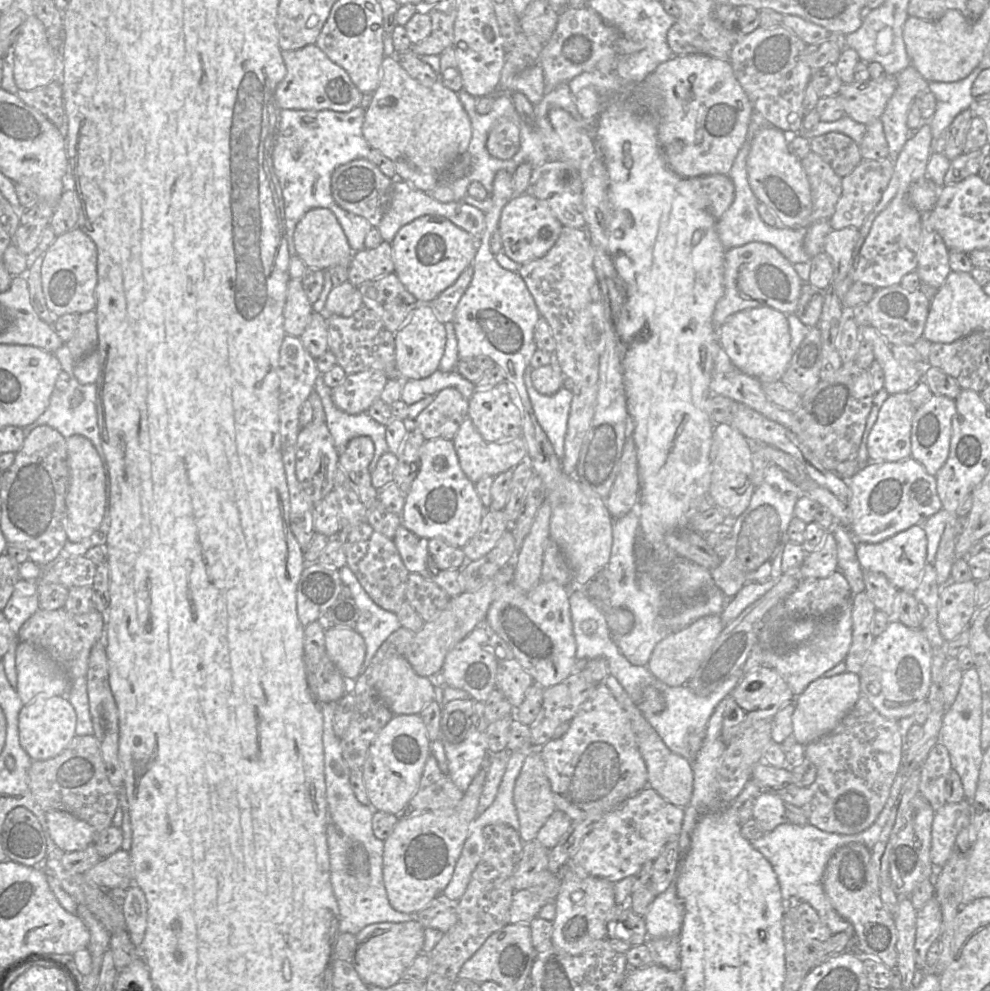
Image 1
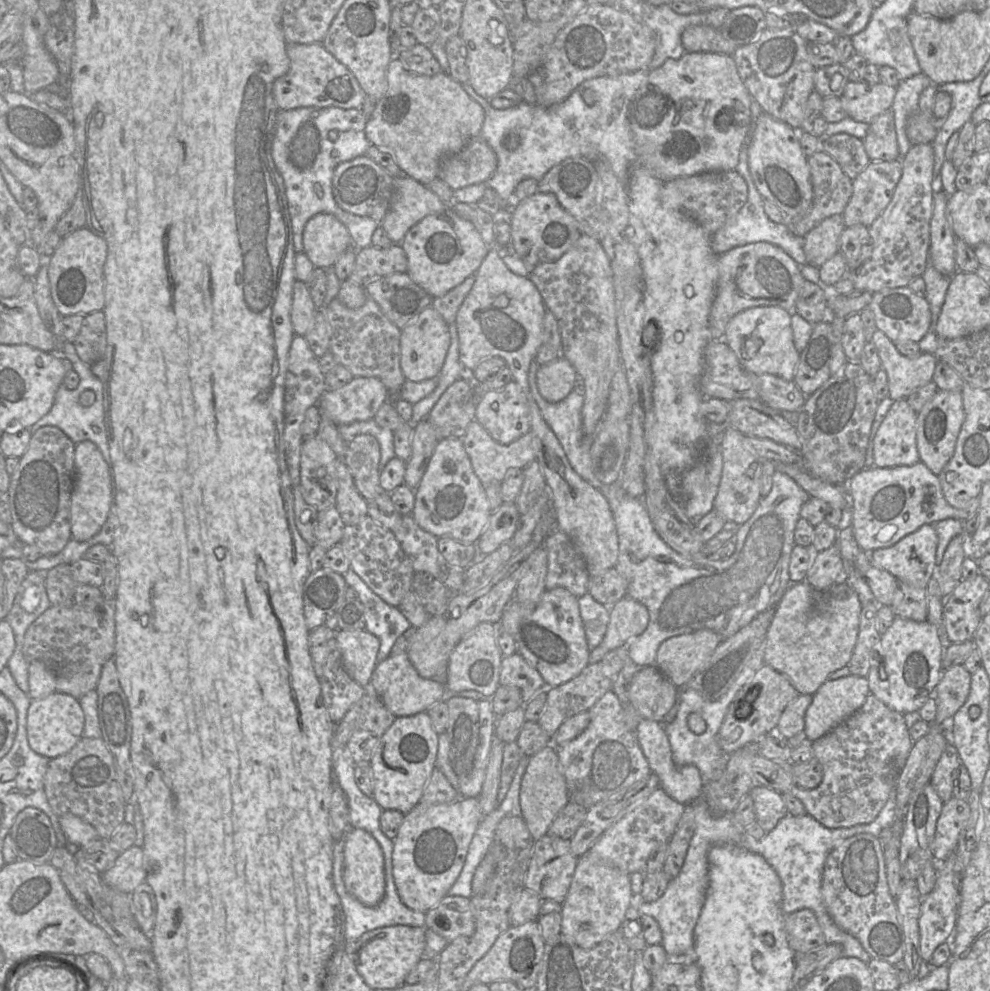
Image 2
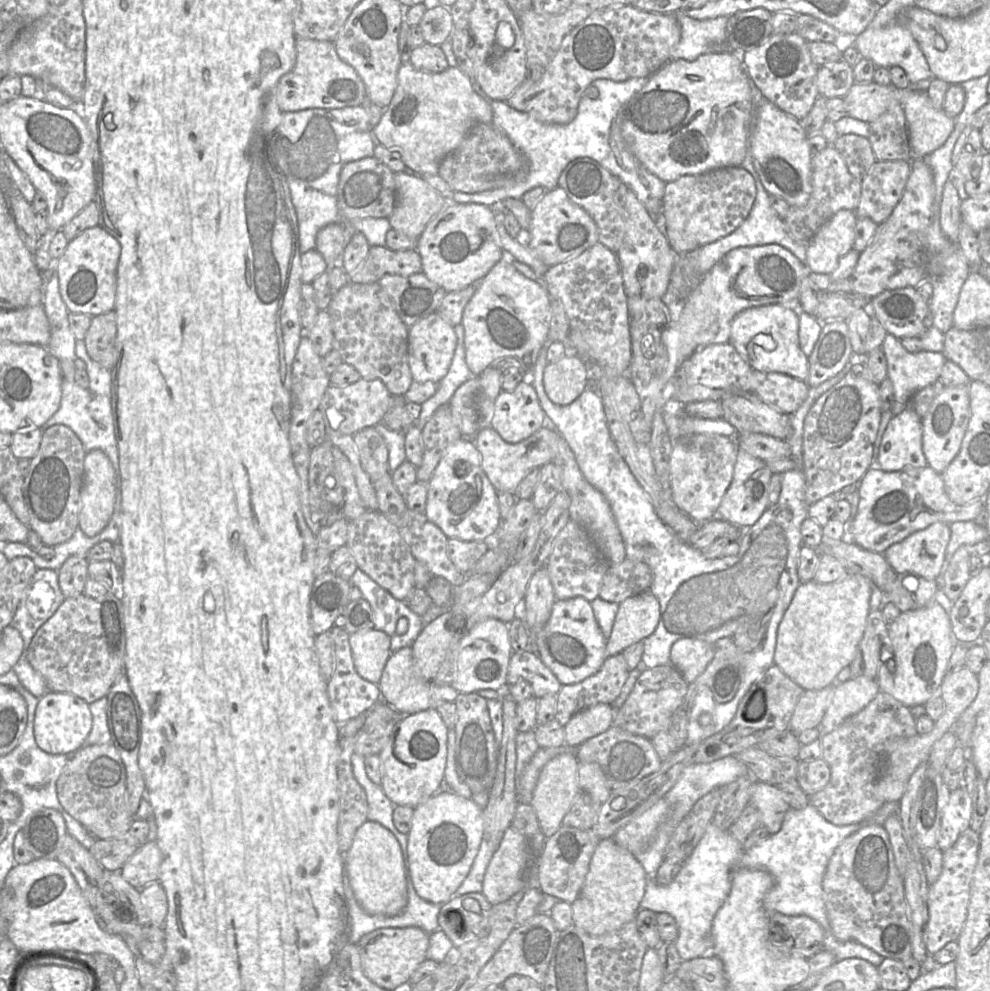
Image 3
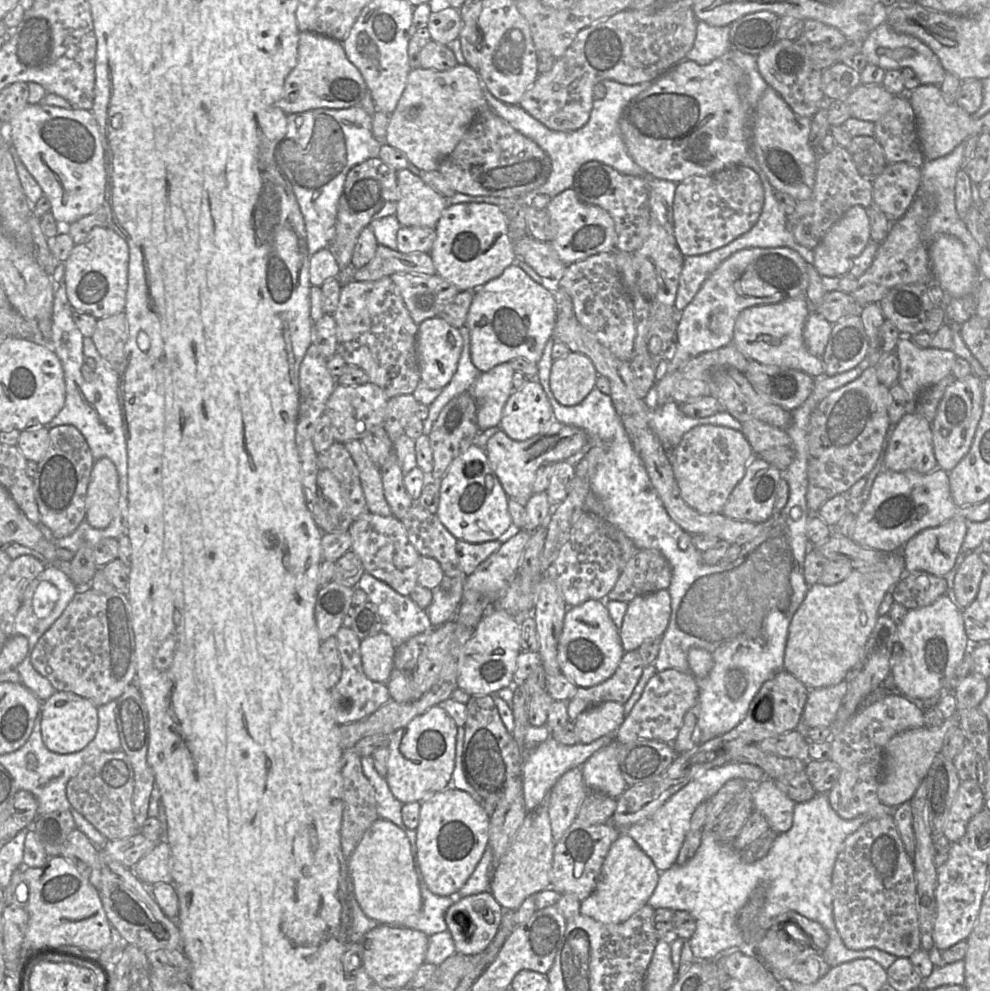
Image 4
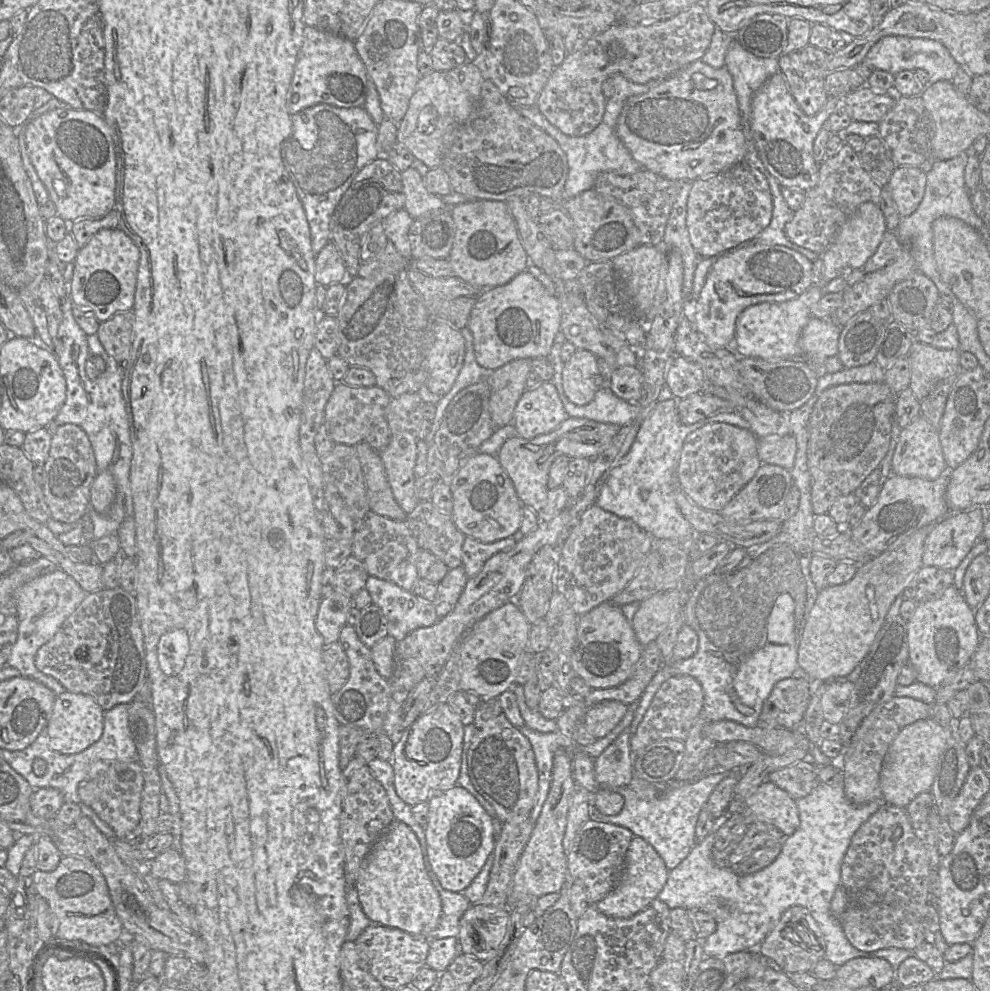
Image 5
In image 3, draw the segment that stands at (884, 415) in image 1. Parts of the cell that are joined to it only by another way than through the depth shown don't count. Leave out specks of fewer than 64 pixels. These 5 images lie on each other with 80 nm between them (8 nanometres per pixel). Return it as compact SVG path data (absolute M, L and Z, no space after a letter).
M911 407L889 421L880 445L877 465L883 471L900 471L928 466L922 447L923 425Z

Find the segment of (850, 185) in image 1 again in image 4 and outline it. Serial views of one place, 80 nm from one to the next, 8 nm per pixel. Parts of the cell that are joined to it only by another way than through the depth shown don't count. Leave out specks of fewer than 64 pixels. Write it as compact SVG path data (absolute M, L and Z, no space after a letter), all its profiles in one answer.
M905 162L887 164L873 180L873 202L893 223L919 196L921 169Z

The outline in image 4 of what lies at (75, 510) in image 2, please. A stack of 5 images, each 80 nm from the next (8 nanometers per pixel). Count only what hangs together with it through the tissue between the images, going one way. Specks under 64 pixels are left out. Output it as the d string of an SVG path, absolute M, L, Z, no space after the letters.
M108 458L95 460L86 494L85 520L92 528L103 529L112 521L119 500L119 477Z

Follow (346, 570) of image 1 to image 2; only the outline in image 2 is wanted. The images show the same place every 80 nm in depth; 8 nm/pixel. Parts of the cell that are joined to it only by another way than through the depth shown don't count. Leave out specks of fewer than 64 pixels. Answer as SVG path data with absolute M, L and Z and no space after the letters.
M349 568L342 575L364 605L365 630L379 638L377 661L383 661L390 655L396 639L404 632L404 615L398 607L387 604L376 595L353 569Z

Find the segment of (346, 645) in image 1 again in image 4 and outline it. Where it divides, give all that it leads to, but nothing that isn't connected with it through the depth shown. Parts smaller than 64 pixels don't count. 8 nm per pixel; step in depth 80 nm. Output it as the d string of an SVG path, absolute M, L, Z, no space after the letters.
M385 632L361 640L362 667L370 680L387 683L393 668L394 650L392 639Z

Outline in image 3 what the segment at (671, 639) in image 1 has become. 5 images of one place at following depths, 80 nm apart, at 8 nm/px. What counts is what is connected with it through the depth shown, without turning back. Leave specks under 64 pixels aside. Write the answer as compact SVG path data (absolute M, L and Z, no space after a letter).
M682 638L671 647L670 663L692 684L701 675L715 655L713 645L699 639Z

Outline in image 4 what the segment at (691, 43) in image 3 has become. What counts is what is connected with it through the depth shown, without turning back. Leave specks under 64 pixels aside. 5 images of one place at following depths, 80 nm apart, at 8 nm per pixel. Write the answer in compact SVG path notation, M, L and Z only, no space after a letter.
M699 21L695 42L687 59L706 65L715 59L727 57L731 49L729 32L730 26L712 26Z

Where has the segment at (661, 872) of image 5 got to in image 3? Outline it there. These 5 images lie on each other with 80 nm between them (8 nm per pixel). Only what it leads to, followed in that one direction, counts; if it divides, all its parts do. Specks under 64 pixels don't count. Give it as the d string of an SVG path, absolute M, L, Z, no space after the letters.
M613 839L600 840L578 897L571 903L572 923L592 936L611 933L631 921L645 894L648 875L638 859Z

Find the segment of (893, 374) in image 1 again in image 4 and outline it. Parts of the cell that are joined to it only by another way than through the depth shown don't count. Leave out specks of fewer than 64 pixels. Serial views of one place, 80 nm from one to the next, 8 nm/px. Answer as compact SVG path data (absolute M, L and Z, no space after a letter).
M902 336L894 352L900 361L898 383L912 397L951 374L956 359L953 350L920 347Z

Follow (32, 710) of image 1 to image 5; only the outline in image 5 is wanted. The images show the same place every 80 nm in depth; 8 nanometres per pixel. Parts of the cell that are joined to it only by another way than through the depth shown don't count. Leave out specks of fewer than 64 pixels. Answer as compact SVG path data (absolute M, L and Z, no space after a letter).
M74 692L58 695L45 726L50 748L61 754L77 754L87 749L102 736L104 712L100 705L88 695Z

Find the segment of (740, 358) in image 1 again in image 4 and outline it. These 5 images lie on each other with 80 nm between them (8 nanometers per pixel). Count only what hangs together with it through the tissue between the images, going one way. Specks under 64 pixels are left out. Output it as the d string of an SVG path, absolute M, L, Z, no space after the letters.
M805 296L746 308L735 321L731 345L747 360L788 367L805 372L813 378L822 378L824 364L821 357L811 355L803 341L804 324L811 311L812 306Z

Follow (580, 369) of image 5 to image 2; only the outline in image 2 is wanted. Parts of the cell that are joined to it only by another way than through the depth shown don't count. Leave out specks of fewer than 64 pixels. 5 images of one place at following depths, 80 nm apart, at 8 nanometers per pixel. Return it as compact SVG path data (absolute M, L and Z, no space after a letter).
M564 357L540 366L536 379L540 394L549 402L562 401L579 384L577 371Z

